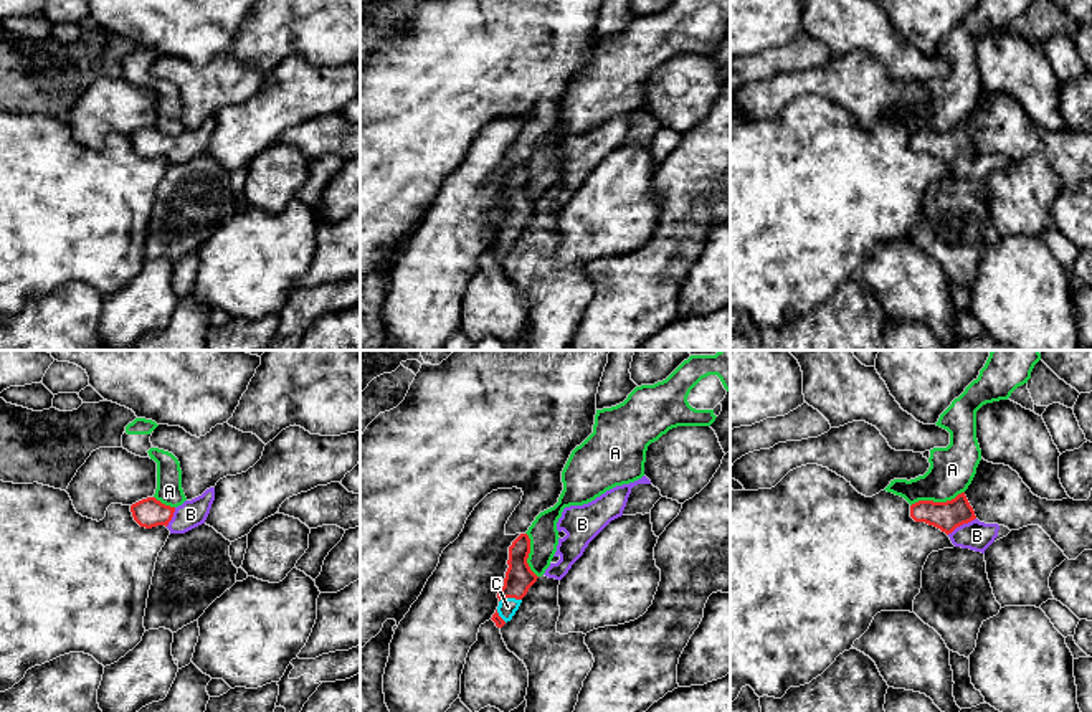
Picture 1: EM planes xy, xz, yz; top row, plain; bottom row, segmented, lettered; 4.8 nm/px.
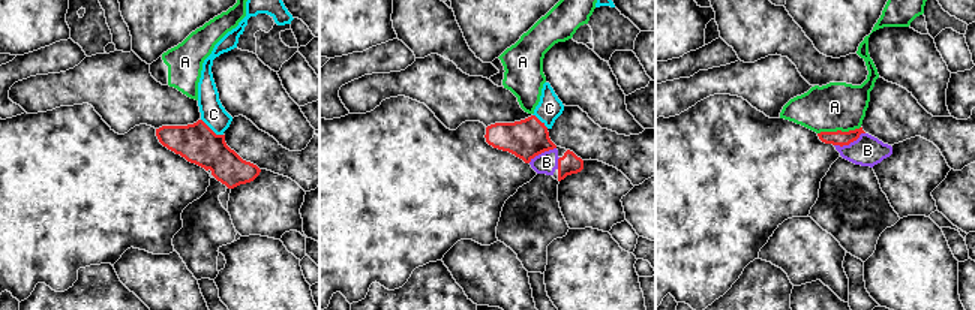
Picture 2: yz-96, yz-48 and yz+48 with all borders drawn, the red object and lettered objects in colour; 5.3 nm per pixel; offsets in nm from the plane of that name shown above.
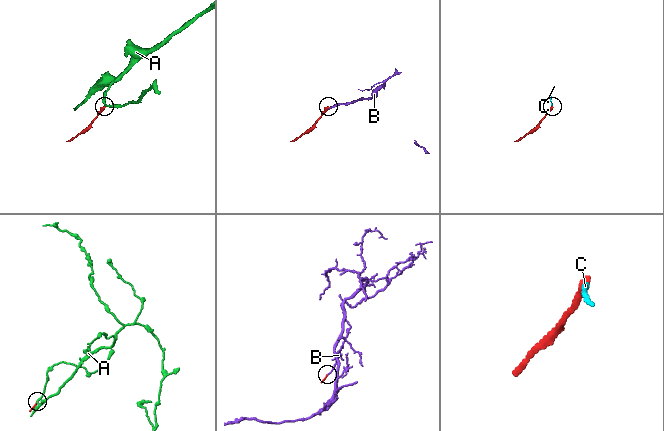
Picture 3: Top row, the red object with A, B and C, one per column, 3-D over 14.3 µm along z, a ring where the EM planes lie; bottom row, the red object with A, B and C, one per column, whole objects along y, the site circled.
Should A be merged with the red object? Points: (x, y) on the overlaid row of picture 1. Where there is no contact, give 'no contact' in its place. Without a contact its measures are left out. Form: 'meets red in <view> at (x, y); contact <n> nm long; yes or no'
meets red in yz at (937, 503); contact 280 nm long; no

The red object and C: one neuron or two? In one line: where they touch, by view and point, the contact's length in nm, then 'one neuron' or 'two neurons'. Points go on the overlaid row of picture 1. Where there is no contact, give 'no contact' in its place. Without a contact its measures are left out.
xz (509, 597) | 110 nm | one neuron

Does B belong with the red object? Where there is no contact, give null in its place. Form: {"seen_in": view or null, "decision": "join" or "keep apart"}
{"seen_in": "yz", "decision": "join"}

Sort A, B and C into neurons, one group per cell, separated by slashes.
A / B C

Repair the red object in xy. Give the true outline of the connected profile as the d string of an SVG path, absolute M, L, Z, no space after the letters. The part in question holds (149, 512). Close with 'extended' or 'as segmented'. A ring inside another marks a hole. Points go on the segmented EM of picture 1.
M210 487L202 496L185 501L178 507L170 507L155 497L147 497L132 504L131 512L140 527L152 529L157 525L165 525L170 534L185 534L205 524L213 501L215 487Z | extended

